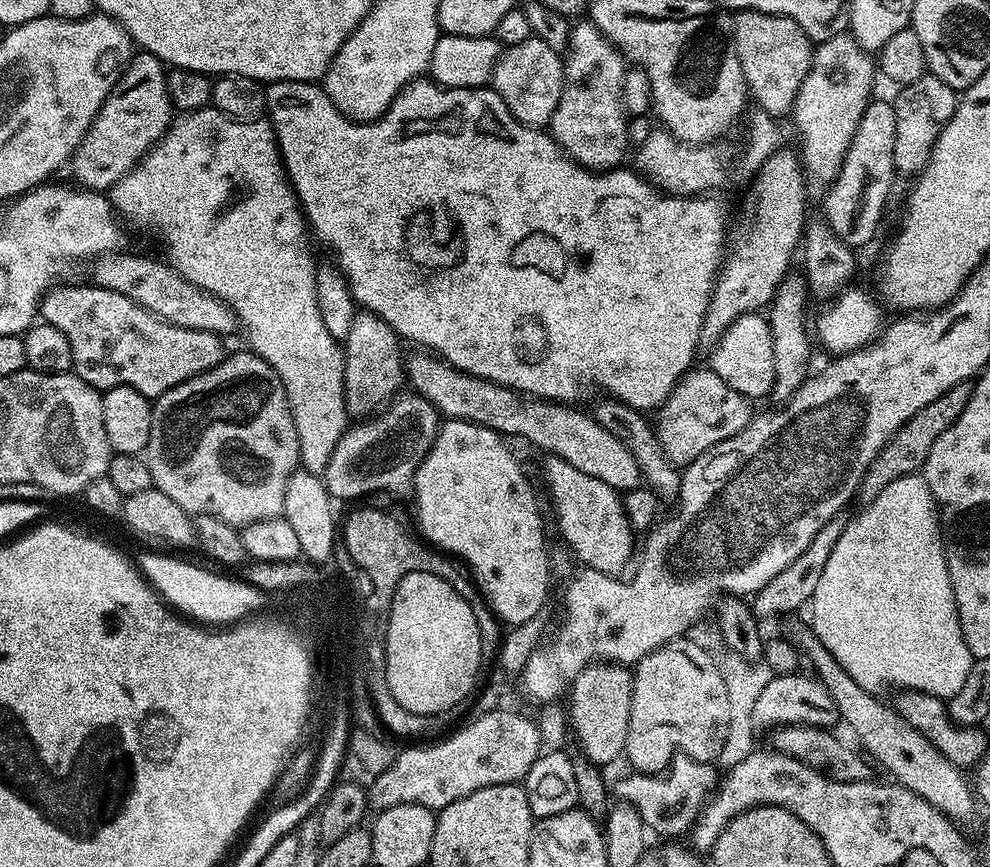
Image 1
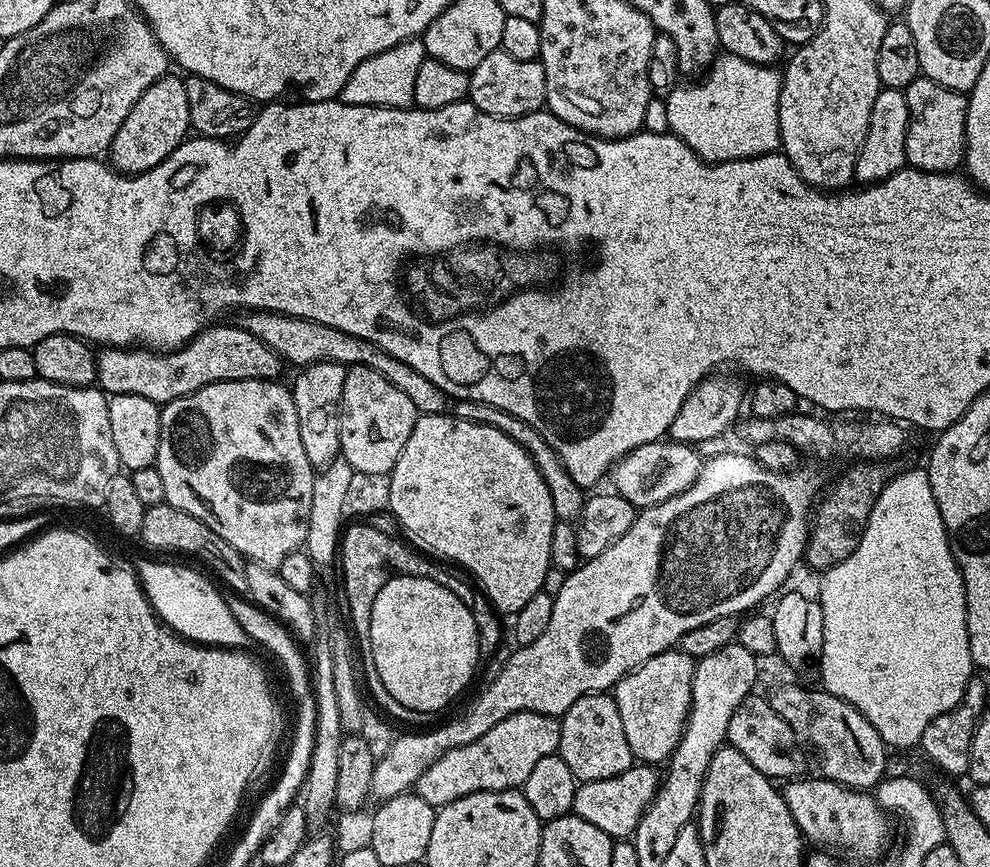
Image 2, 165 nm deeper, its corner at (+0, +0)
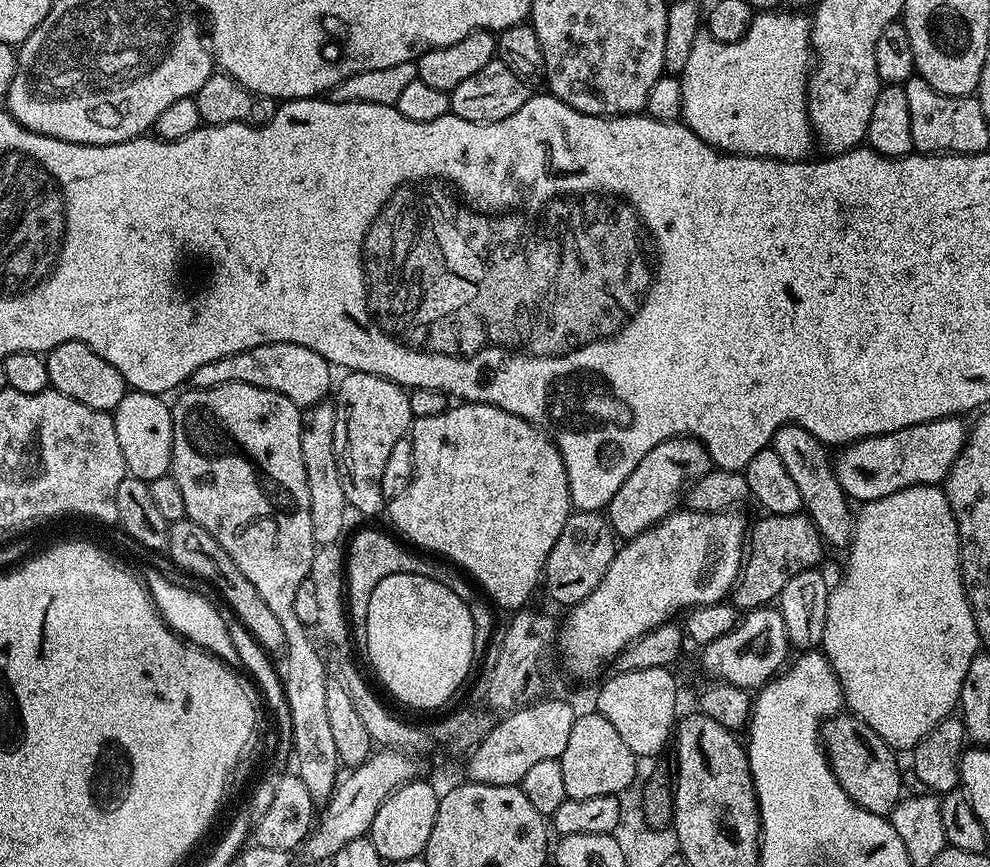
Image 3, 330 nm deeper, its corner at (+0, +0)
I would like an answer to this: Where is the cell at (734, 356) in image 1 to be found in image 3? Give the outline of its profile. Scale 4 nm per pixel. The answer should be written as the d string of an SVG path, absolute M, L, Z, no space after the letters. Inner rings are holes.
M783 424L772 435L770 447L774 454L778 454L778 458L782 458L790 478L794 478L794 486L798 486L798 491L802 493L803 511L812 519L812 524L825 545L829 549L847 549L852 543L854 508L836 478L829 449L821 440L814 438L797 424Z

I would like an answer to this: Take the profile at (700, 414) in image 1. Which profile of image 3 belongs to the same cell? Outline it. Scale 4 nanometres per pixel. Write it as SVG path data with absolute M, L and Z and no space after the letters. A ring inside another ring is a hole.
M947 416L843 445L837 451L840 452L837 456L835 453L834 469L849 501L867 502L886 498L898 490L919 484L943 485L948 478L948 471L968 441L969 425L962 421L960 416Z

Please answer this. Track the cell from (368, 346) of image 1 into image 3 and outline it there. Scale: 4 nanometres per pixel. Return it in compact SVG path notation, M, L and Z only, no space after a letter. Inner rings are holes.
M348 372L341 375L338 383L334 388L334 403L336 406L336 417L334 418L334 454L338 458L338 470L340 471L340 477L344 480L342 482L342 494L346 494L348 499L349 508L354 508L360 512L361 517L368 518L368 516L376 516L385 511L386 508L386 495L384 496L384 475L388 472L388 463L392 460L392 451L396 448L396 443L400 439L409 435L412 421L414 419L412 411L410 410L410 402L408 401L408 392L399 384L395 384L392 380L387 380L381 376L375 376L374 374L366 374L365 372Z

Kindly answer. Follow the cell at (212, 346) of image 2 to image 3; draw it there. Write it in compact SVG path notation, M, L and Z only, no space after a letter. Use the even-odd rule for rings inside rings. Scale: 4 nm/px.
M270 342L262 346L248 348L245 352L230 354L218 358L214 362L206 362L206 366L198 366L194 370L190 384L193 389L213 388L223 384L249 384L265 388L271 392L290 398L302 410L313 408L325 399L324 396L333 391L333 365L329 364L322 354L310 350L306 346L298 346L294 342Z

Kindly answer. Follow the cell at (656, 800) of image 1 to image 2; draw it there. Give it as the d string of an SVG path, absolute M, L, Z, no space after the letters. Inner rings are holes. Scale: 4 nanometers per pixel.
M633 763L622 774L614 778L586 780L576 785L572 812L578 818L586 818L586 822L594 822L598 830L613 838L628 838L635 832L642 814L656 797L660 788L661 773L651 764Z

